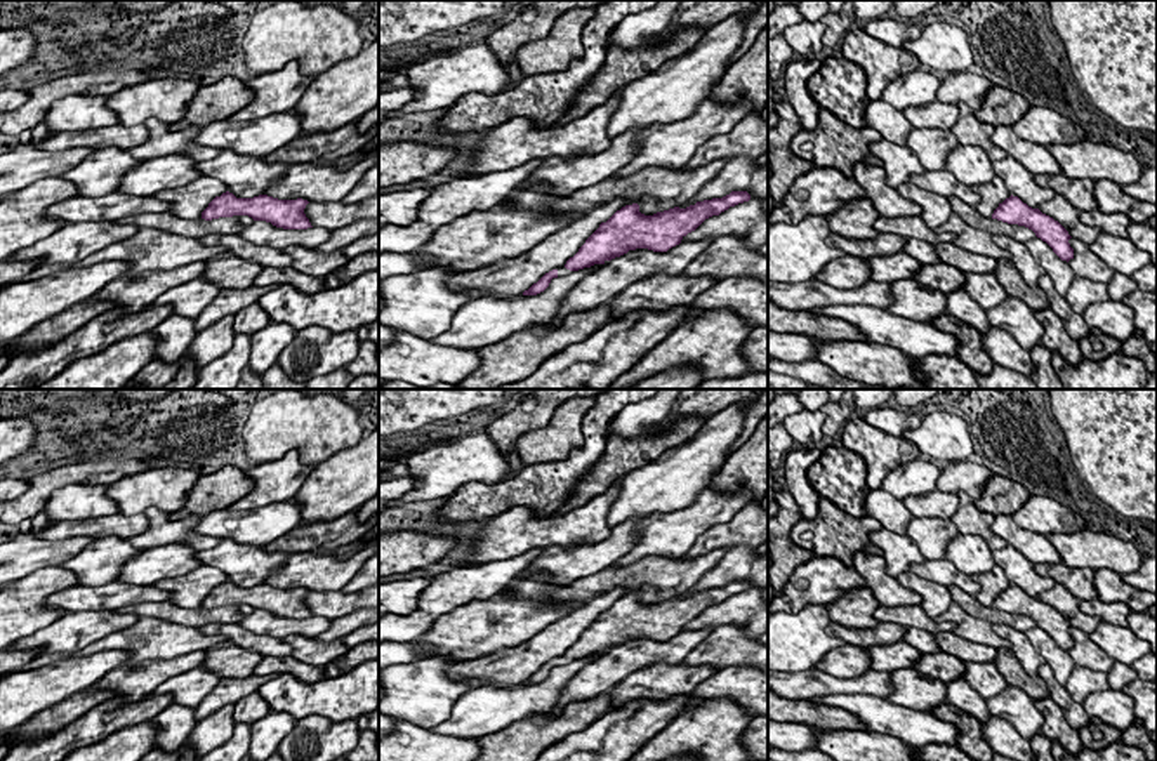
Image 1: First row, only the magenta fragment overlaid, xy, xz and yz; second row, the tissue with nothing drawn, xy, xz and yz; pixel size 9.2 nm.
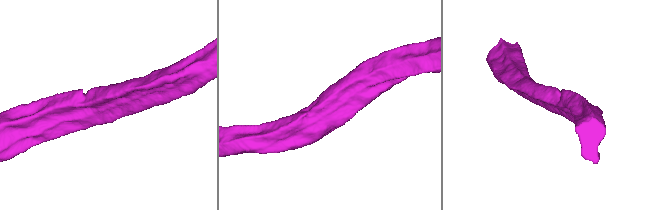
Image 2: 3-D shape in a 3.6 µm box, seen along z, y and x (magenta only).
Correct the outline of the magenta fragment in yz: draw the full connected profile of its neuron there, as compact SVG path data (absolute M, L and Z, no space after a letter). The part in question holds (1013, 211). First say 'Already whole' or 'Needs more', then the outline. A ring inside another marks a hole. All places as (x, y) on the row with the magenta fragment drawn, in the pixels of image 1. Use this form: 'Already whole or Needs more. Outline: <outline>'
Already whole. Outline: M1009 196L994 210L992 219L1018 224L1032 229L1037 238L1046 242L1061 261L1074 259L1074 248L1068 240L1068 231L1053 217L1042 214L1039 208L1032 208L1018 196Z

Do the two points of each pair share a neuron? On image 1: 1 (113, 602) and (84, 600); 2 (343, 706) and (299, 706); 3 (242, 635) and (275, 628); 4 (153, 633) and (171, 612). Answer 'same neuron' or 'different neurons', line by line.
1: same neuron
2: same neuron
3: different neurons
4: different neurons

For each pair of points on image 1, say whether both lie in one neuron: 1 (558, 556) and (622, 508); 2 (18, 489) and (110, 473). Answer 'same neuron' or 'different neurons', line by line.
1: different neurons
2: different neurons

